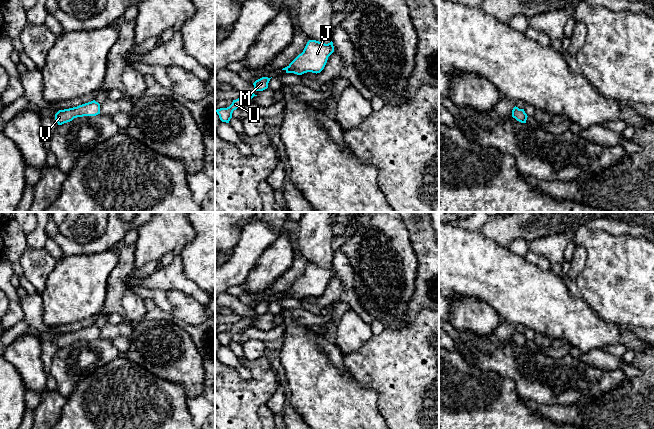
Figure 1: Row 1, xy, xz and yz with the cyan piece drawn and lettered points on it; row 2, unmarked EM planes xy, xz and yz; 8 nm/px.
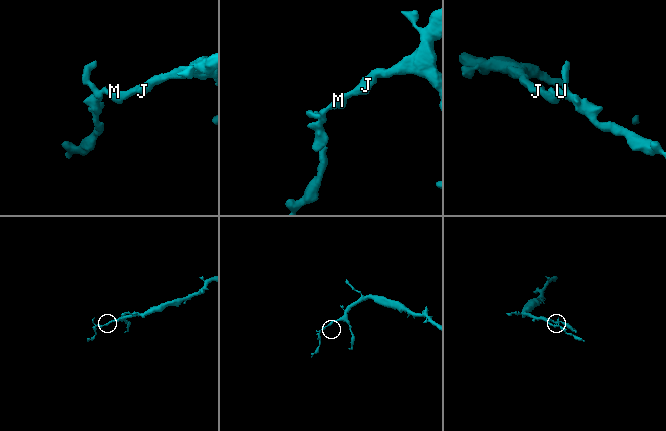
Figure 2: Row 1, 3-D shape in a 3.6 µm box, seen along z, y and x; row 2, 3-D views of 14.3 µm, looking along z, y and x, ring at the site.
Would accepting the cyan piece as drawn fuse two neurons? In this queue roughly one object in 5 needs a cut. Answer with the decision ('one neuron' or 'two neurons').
one neuron

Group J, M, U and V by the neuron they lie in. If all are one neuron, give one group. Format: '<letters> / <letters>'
J M U V

